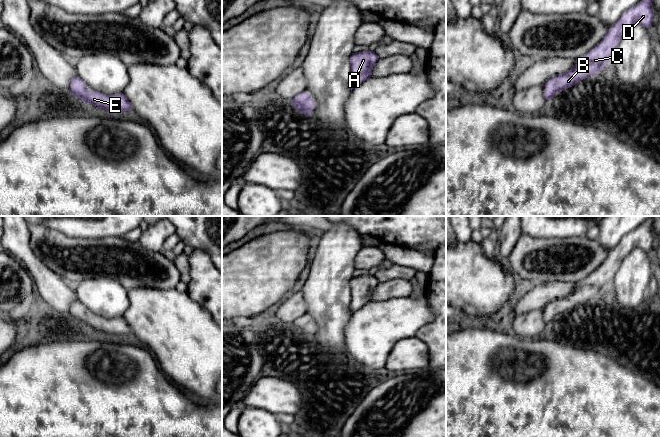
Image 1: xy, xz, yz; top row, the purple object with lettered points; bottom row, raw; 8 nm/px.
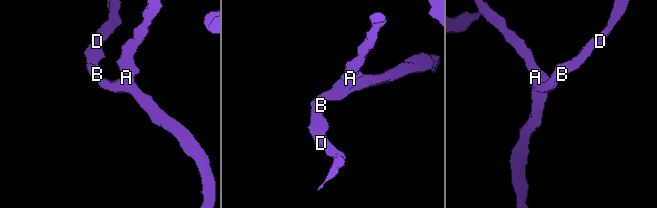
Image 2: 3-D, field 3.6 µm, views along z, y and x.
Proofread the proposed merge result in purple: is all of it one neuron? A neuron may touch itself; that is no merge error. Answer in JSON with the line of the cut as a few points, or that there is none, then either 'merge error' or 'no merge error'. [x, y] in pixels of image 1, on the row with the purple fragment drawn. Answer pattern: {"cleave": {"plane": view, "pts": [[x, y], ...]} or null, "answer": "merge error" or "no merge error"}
{"cleave": null, "answer": "no merge error"}

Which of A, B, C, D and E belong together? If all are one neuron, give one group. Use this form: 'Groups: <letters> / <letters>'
Groups: A B C D E

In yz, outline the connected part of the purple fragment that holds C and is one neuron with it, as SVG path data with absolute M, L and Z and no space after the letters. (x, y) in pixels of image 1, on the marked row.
M641 0L637 5L622 14L621 18L611 26L603 39L589 52L576 58L576 64L569 71L552 77L545 83L546 100L577 82L600 72L613 59L618 44L630 28L639 24L650 28L653 23L653 0Z

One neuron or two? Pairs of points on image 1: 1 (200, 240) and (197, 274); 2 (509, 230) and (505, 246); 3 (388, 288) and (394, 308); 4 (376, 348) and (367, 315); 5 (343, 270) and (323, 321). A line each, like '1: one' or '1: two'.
1: two
2: one
3: two
4: one
5: one

